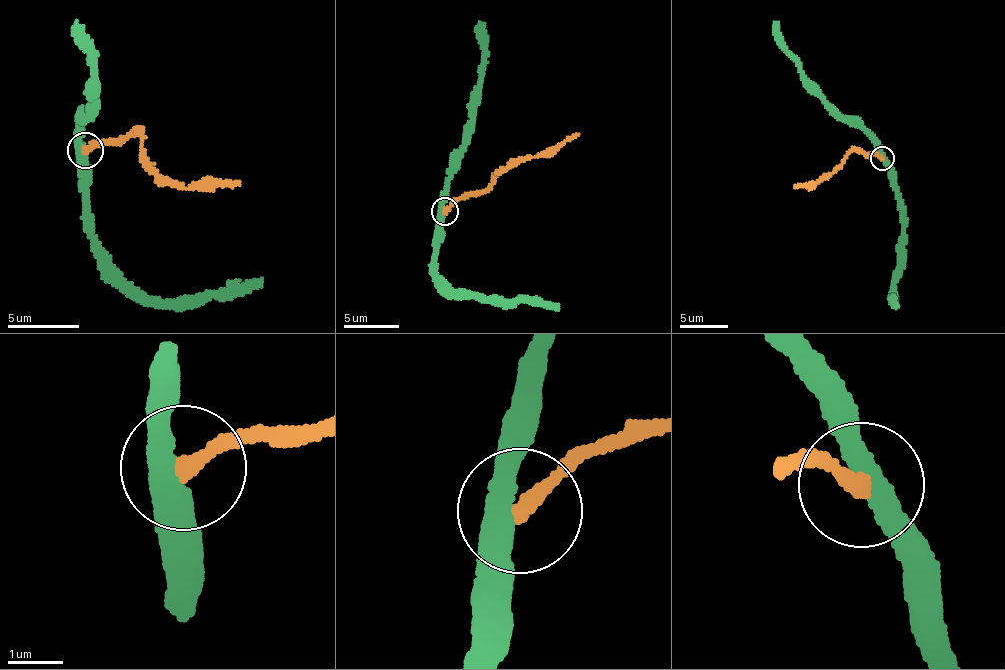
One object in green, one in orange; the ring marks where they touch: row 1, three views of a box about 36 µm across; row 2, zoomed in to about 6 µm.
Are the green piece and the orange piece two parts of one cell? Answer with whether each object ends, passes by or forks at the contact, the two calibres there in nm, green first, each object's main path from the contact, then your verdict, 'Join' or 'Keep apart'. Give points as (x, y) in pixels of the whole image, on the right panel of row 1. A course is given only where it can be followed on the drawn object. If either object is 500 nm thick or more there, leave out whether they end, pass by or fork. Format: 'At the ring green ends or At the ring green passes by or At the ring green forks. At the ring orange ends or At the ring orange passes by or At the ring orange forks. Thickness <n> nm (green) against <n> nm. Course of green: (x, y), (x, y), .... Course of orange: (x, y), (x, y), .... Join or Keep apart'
At the ring green passes by. At the ring orange ends. Thickness 400 nm (green) against 280 nm. Course of green: (881, 157), (898, 200), (902, 234), (899, 268), (891, 295), (892, 307), (898, 305). Course of orange: (881, 157), (854, 151), (811, 190), (794, 186). Keep apart

